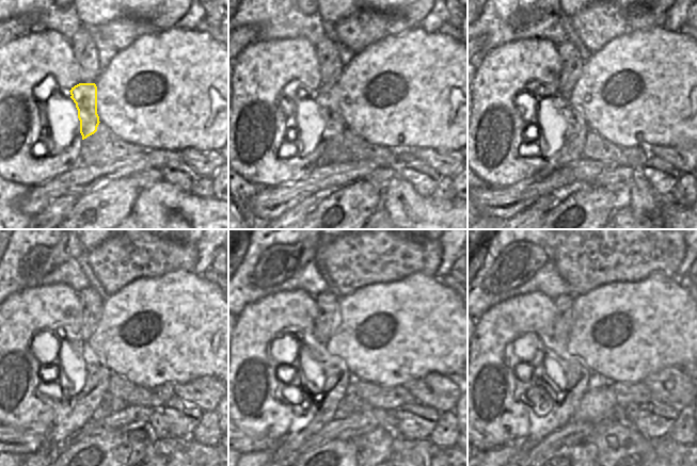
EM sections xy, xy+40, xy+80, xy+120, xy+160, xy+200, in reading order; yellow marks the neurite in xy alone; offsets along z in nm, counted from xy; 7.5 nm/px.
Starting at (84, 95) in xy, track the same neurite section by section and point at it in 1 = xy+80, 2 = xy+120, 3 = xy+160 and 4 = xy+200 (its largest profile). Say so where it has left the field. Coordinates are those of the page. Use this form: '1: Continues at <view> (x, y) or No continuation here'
1: Continues at xy+80 (573, 142)
2: Continues at xy+120 (68, 419)
3: Continues at xy+160 (306, 419)
4: Continues at xy+200 (544, 419).

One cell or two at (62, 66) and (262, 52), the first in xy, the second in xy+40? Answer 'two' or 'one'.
one

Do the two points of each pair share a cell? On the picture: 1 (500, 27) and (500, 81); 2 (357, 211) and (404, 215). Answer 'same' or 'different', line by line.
1: different
2: different

